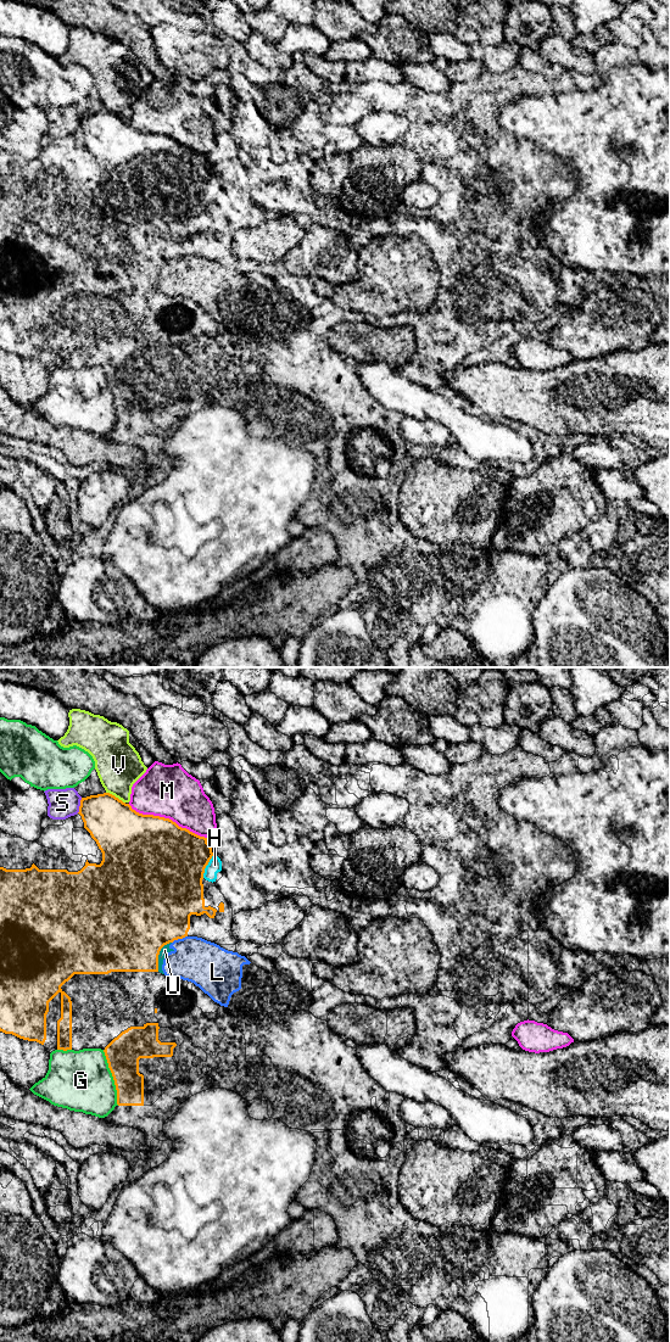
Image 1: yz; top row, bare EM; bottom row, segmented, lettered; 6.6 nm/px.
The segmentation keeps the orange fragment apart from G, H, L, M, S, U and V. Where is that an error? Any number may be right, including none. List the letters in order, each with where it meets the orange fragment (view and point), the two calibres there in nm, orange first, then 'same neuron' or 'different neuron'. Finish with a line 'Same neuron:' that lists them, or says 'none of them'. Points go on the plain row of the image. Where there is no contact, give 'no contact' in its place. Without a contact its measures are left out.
G: contact yz (113, 396); calibres 220 and 400 nm; different neuron
H: contact yz (206, 183); calibres 480 and 90 nm; same neuron
L: contact yz (179, 256); calibres 480 and 300 nm; different neuron
M: contact yz (167, 137); calibres 500 and 360 nm; different neuron
S: contact yz (81, 123); calibres 320 and 190 nm; different neuron
U: contact yz (158, 272); calibres 500 and 60 nm; different neuron
V: contact yz (115, 115); calibres 360 and 300 nm; different neuron
Same neuron: H

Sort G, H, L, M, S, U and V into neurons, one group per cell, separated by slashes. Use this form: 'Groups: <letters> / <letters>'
Groups: G / H / L U / M / S / V

